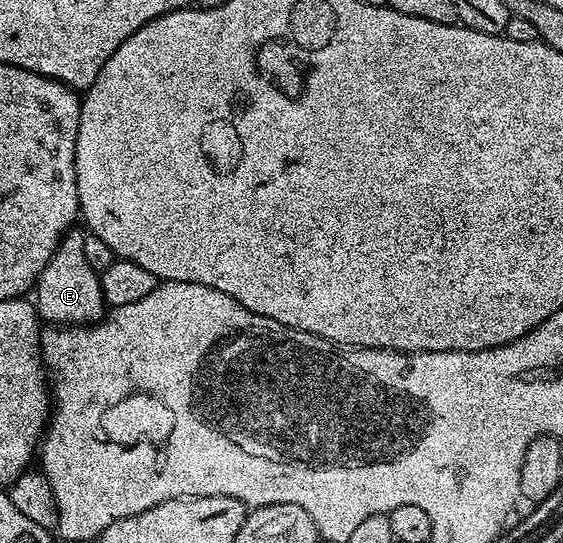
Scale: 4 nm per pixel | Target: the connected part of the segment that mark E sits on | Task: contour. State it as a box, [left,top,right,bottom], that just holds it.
[37,227,107,326]

